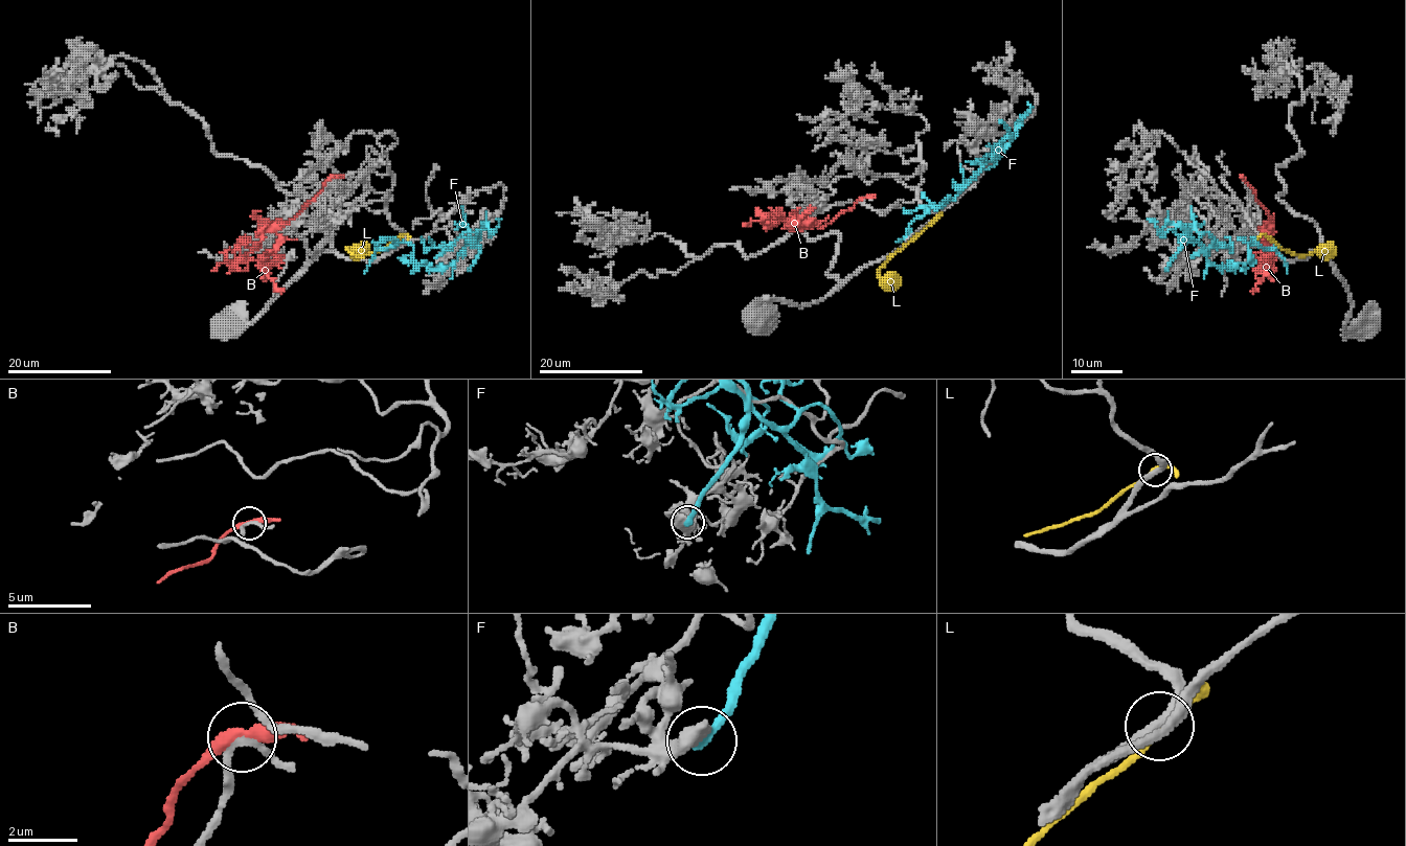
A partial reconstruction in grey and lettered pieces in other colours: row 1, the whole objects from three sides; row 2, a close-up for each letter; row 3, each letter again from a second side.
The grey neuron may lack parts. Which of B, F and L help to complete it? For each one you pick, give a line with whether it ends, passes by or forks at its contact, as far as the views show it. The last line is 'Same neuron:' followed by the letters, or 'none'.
B: it passes by
Same neuron: B

